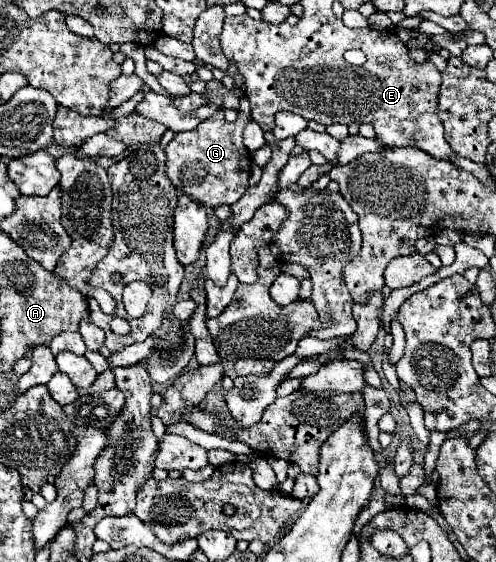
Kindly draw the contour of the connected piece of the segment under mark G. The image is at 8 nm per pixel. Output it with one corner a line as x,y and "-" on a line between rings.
243,98
239,108
239,118
227,122
223,108
219,108
211,118
201,122
191,132
177,132
167,146
167,176
177,190
189,194
203,206
235,204
247,190
247,180
251,176
251,152
243,146
243,130
251,118
249,102

